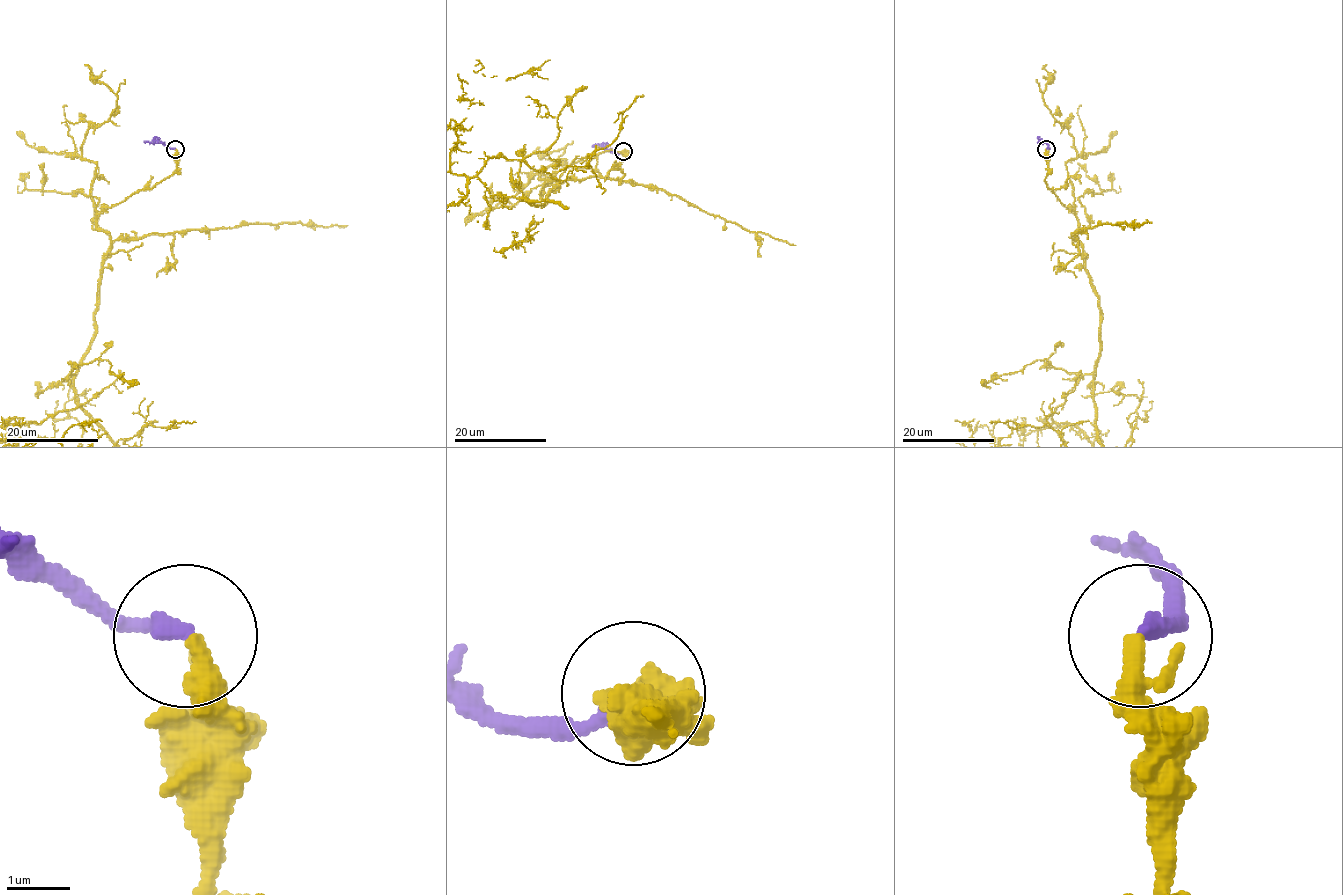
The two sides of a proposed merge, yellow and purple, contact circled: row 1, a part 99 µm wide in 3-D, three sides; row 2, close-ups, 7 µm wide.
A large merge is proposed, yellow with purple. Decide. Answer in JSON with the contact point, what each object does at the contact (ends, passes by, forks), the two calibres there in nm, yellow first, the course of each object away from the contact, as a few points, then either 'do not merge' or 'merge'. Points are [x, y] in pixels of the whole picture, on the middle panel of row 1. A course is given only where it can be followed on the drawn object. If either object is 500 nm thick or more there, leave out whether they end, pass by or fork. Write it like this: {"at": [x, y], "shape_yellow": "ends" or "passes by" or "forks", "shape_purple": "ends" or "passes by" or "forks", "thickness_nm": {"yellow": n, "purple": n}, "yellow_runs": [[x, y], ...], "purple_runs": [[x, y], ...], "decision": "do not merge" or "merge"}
{"at": [623, 151], "shape_yellow": "passes by", "shape_purple": "ends", "thickness_nm": {"yellow": 240, "purple": 280}, "purple_runs": [[623, 151], [615, 154], [597, 144], [592, 147]], "decision": "merge"}

